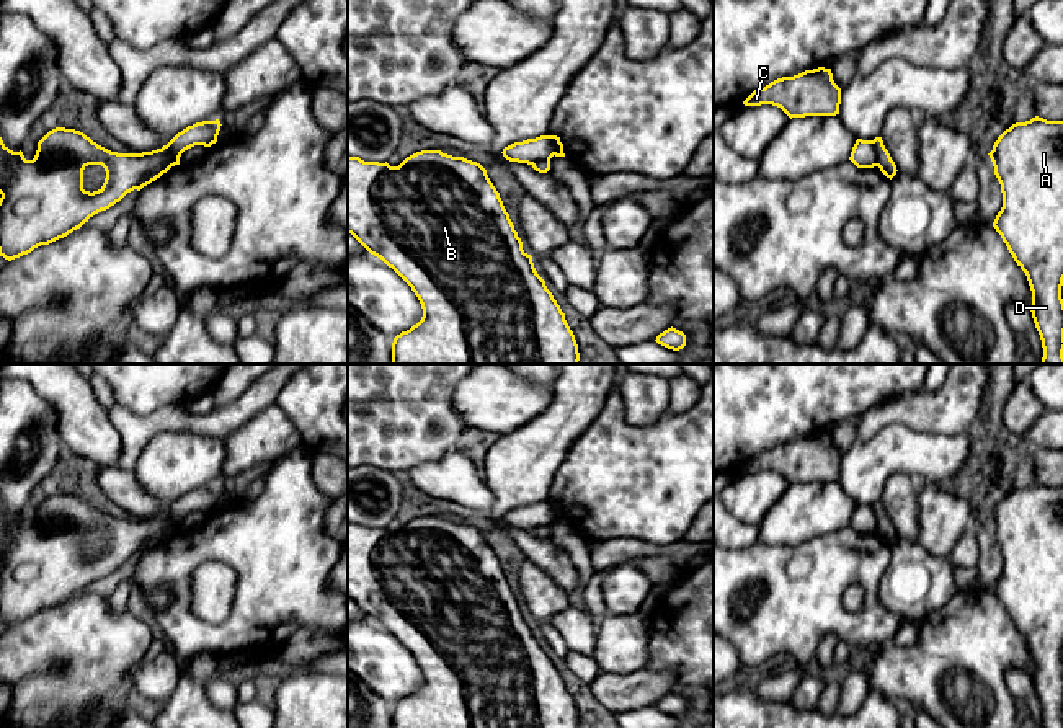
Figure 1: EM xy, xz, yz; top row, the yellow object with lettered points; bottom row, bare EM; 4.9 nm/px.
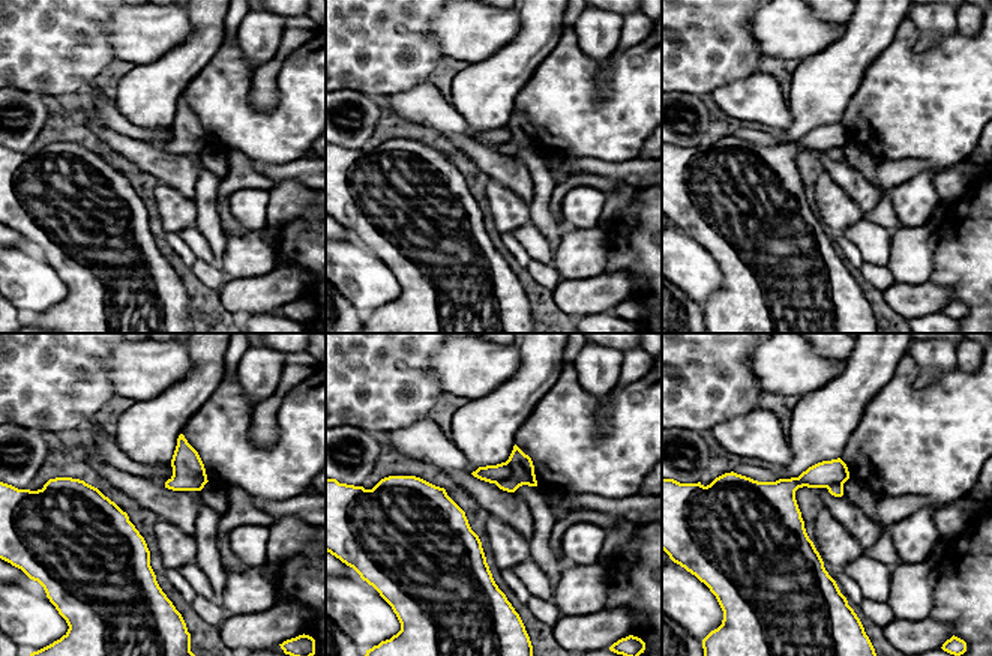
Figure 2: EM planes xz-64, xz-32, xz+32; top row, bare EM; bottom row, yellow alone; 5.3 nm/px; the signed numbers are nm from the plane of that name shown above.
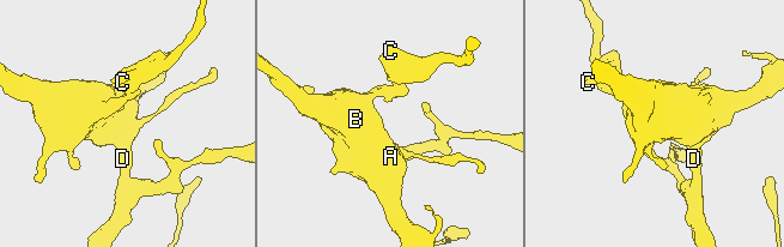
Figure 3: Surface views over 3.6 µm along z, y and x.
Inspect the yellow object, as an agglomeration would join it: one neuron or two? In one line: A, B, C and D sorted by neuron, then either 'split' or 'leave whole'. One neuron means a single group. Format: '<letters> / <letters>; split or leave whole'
A B D / C; split

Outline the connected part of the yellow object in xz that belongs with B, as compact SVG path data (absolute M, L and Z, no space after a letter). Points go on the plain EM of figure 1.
M421 516L407 522L398 532L387 527L364 527L348 522L348 599L351 599L371 620L392 633L418 663L423 682L410 695L402 697L392 708L392 728L578 728L580 718L565 679L537 640L532 622L523 615L523 607L506 578L500 558L490 547L487 535L464 522L452 522L441 516Z

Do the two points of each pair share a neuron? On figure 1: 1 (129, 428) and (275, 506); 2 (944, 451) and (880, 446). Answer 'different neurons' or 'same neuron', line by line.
1: different neurons
2: same neuron

